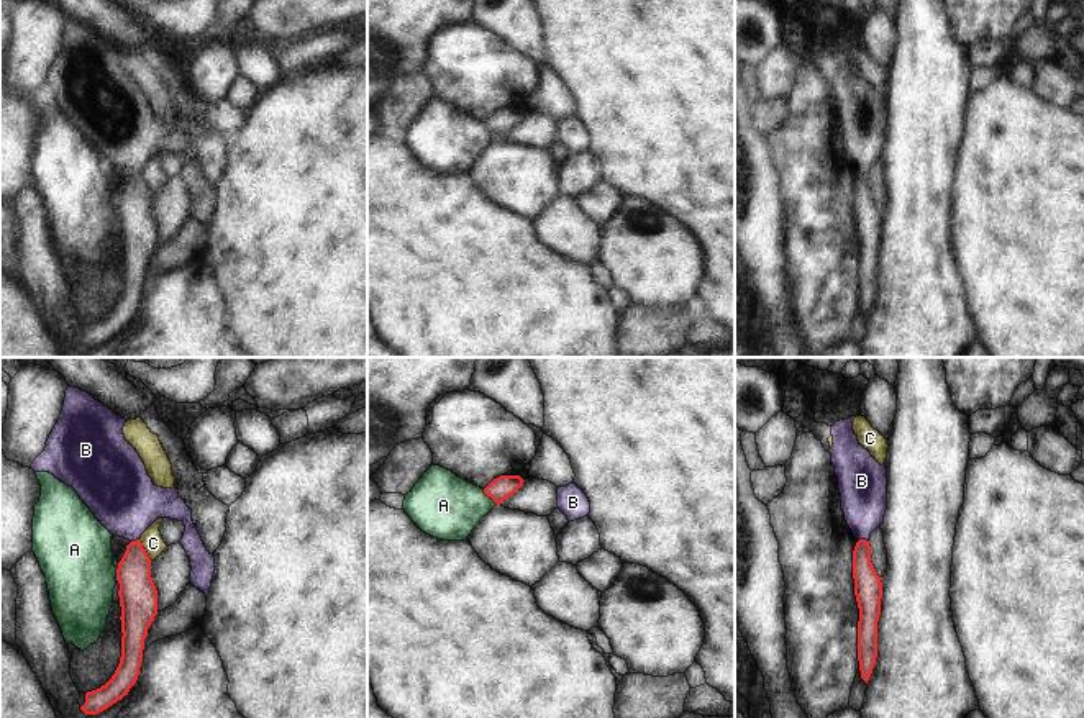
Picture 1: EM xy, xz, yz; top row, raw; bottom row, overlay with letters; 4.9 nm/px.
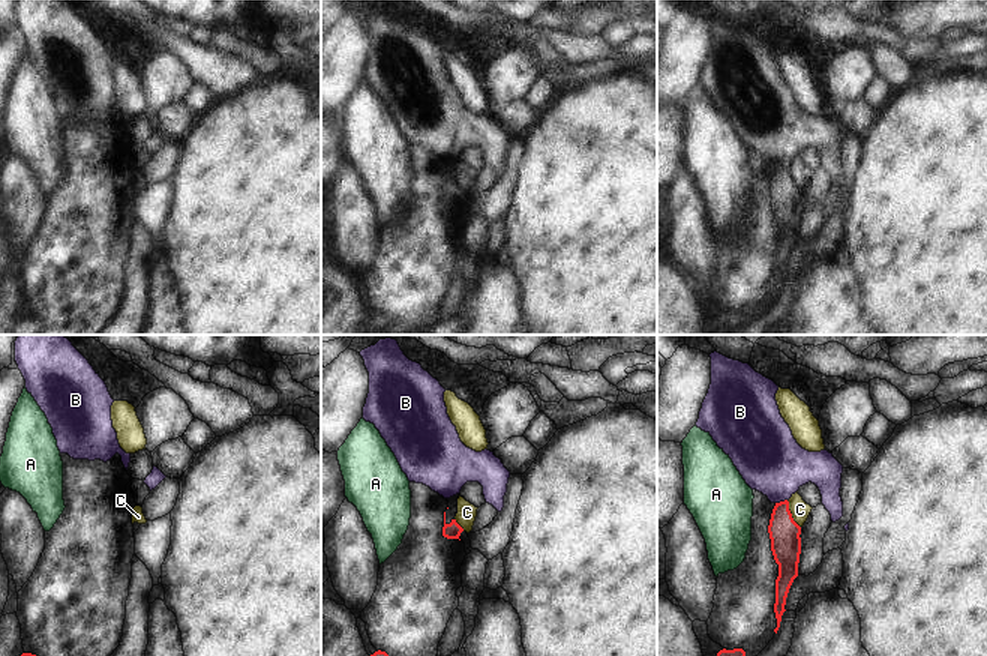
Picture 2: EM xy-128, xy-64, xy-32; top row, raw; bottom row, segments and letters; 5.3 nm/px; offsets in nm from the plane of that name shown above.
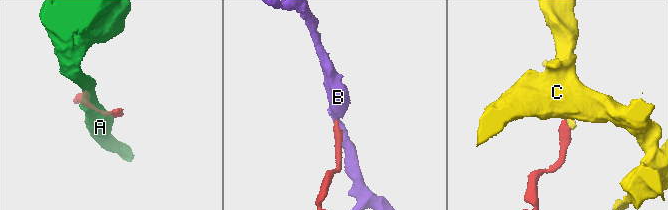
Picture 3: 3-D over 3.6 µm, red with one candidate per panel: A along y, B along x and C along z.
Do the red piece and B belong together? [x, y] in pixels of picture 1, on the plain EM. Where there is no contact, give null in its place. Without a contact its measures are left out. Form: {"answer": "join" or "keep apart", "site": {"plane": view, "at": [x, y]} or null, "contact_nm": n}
{"answer": "join", "site": {"plane": "yz", "at": [863, 172]}, "contact_nm": 60}

